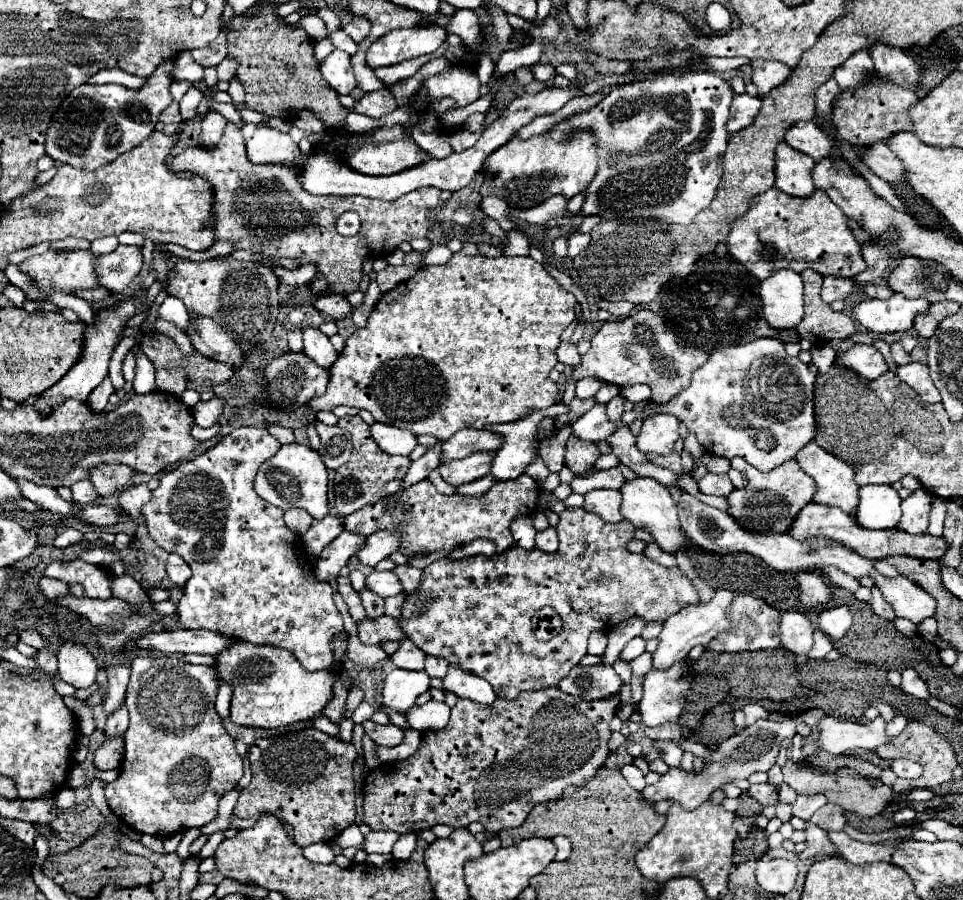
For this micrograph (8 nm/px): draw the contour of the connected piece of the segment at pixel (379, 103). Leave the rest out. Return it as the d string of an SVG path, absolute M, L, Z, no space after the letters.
M379 89L379 91L371 91L371 93L365 93L359 101L355 101L353 107L347 107L347 111L353 111L353 113L361 113L361 115L367 115L367 117L373 117L373 119L379 119L387 113L391 113L397 105L393 105L393 95L389 89Z

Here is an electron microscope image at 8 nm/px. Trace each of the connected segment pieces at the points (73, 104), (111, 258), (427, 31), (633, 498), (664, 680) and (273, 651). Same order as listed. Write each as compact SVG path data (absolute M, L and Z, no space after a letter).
M169 59L151 75L149 83L135 91L123 85L81 85L63 99L45 139L45 155L57 163L71 165L83 171L97 171L113 163L121 153L131 151L147 139L159 121L161 111L171 103L171 73L173 61Z
M119 245L113 253L99 255L93 271L97 275L99 287L111 293L121 293L137 277L141 265L143 265L141 247Z
M439 25L395 29L379 37L379 41L375 41L367 49L367 65L371 69L377 69L377 67L397 65L421 55L429 55L437 51L445 43L445 39L447 39L447 31Z
M639 477L635 481L627 481L621 487L621 495L623 495L623 505L621 505L621 515L631 521L635 527L645 529L647 533L651 533L655 537L655 543L665 551L675 555L677 551L687 551L689 547L693 547L691 539L685 535L685 531L679 525L679 515L677 515L677 505L673 501L673 497L669 495L669 489L663 487L661 483L657 483L655 479L649 477Z
M675 663L675 667L667 671L651 669L645 677L643 699L639 703L641 721L649 727L655 727L677 719L683 713L689 689L691 683L689 679L683 679L681 663Z
M231 637L231 647L215 655L215 675L219 681L233 681L233 697L231 697L231 721L243 727L261 727L261 729L277 729L281 725L289 725L295 721L309 721L319 715L319 711L331 699L331 683L335 675L331 671L307 671L301 663L285 649L273 645L253 645L243 639Z

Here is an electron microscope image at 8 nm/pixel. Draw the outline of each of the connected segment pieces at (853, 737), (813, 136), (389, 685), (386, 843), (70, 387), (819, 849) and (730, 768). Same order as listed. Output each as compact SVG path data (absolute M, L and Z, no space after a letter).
M823 717L819 721L820 736L803 747L807 756L814 756L820 750L829 751L831 755L843 755L851 749L875 751L879 745L891 741L885 733L885 721L877 719L873 723L855 723L837 717Z
M803 121L803 123L797 123L795 127L791 127L785 135L785 141L793 149L813 157L815 161L825 159L833 147L833 141L813 121Z
M393 669L383 685L381 705L405 715L415 707L417 697L429 689L429 675L425 671L403 671Z
M369 831L365 835L365 843L363 843L363 851L365 853L391 853L393 843L399 839L399 835L395 833L377 833L377 831Z
M123 301L119 303L115 309L103 309L99 311L99 319L95 319L95 327L87 327L87 339L83 345L83 355L81 361L75 363L75 367L71 367L71 371L53 387L49 387L47 391L43 391L39 395L39 401L33 403L33 407L41 413L41 415L49 415L55 407L59 407L63 401L67 399L77 399L77 401L87 401L89 393L105 379L107 369L109 369L109 359L111 353L115 351L115 347L119 345L119 333L125 329L125 323L137 315L141 303L139 301Z
M807 821L807 829L805 829L805 835L807 835L807 849L799 855L801 859L809 859L809 857L839 857L837 853L837 847L827 839L827 833L819 827L815 827L811 821Z
M787 717L781 723L773 723L769 719L759 719L757 723L741 729L727 741L719 743L719 747L713 749L711 755L707 757L701 773L685 771L681 767L671 767L665 775L661 775L661 779L657 783L647 785L643 789L643 797L649 803L657 803L661 799L673 799L675 803L681 803L687 809L695 809L701 803L705 803L709 799L709 795L715 789L723 787L725 783L729 783L733 779L747 779L751 773L757 773L757 771L769 771L775 765L781 741L791 739L795 735L795 725L799 721L801 721L801 717Z

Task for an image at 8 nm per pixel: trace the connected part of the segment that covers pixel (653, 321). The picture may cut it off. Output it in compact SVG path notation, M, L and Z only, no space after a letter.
M635 309L633 315L625 319L603 323L591 339L591 349L581 357L581 365L575 367L573 377L597 377L619 387L645 383L651 387L653 403L667 403L689 385L693 371L703 365L707 357L709 353L699 347L677 345L673 333L665 329L661 315L649 309Z

